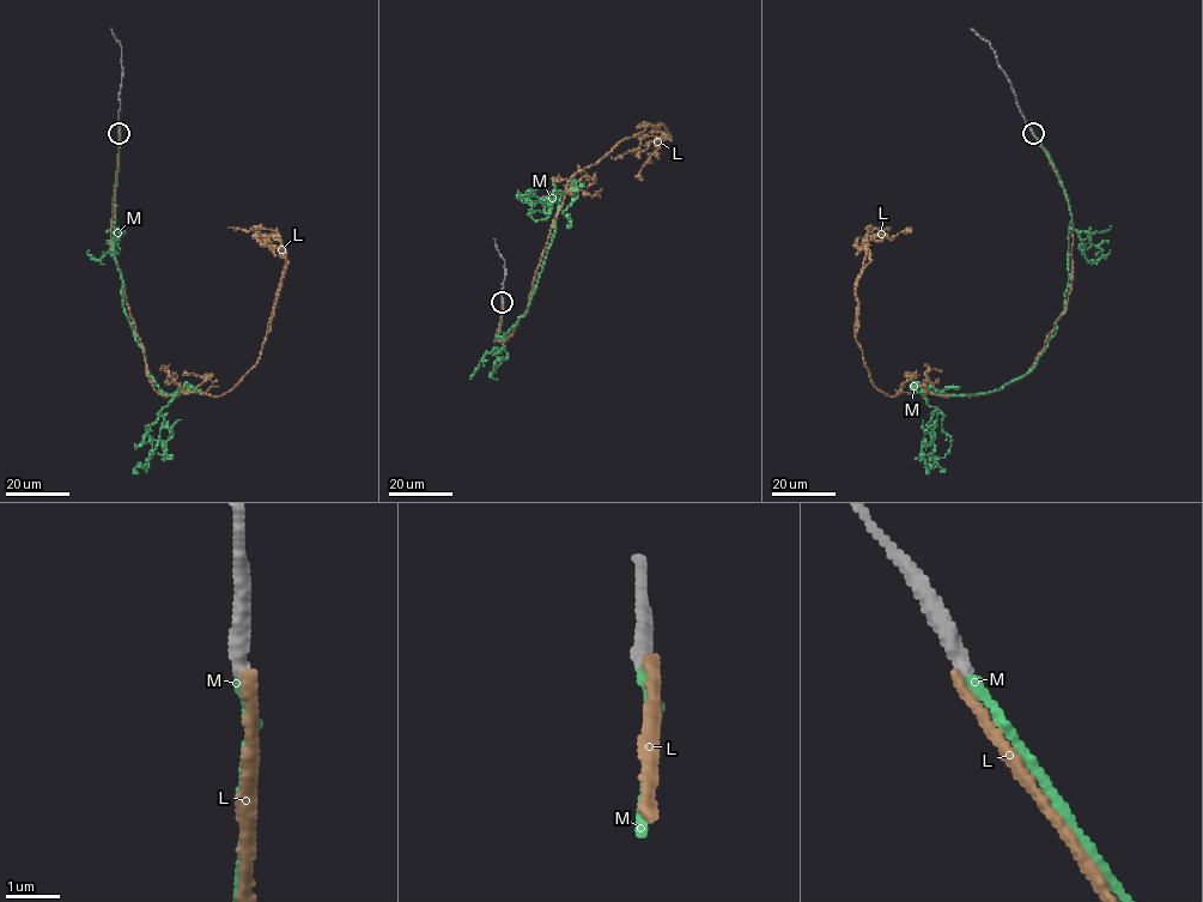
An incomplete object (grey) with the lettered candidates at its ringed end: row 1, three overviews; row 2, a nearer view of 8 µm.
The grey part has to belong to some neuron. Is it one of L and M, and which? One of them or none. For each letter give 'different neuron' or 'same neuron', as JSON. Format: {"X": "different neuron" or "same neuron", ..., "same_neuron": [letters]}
{"L": "different neuron", "M": "same neuron", "same_neuron": ["M"]}

